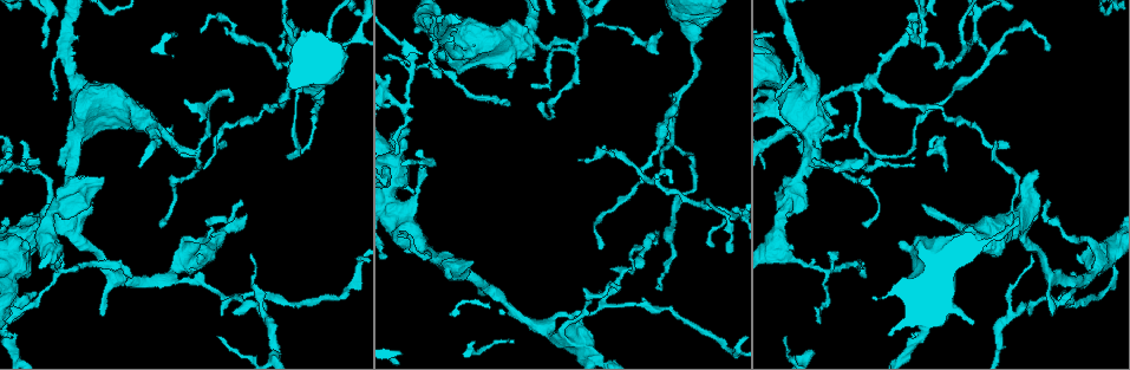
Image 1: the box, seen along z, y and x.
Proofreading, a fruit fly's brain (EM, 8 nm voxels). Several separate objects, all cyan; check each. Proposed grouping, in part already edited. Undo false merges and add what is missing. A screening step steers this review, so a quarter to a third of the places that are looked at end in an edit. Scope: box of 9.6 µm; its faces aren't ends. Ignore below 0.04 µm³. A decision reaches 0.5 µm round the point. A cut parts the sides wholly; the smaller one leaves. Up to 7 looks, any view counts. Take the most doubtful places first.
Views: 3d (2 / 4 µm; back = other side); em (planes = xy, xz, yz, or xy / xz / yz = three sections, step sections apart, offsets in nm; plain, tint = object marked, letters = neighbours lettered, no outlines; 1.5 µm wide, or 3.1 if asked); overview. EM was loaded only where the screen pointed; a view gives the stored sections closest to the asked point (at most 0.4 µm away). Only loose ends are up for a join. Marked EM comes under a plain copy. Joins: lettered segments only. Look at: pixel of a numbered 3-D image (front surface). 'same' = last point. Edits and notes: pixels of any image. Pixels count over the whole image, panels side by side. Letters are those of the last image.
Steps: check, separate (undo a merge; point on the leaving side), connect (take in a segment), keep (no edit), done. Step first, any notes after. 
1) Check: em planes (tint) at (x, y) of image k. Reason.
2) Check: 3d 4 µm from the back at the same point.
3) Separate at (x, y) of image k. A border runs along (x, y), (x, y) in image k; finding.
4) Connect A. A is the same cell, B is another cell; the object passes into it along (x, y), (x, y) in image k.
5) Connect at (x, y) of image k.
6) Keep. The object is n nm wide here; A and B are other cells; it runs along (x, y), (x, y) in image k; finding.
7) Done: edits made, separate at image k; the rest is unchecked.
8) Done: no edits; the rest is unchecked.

Check: 3d 4 µm at (600, 307) of image 1. Arms part here.

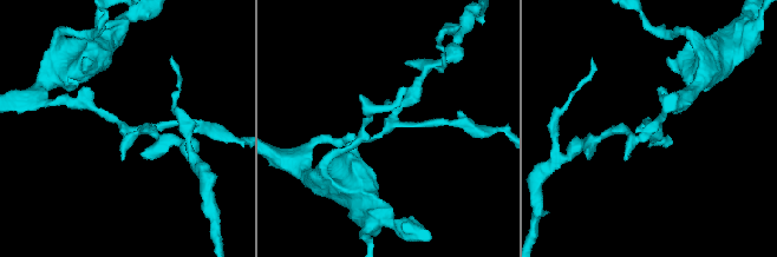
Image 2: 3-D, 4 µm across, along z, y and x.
Check: em xz step 8 (tint) at (391, 128) of image 2. 3 arms meet here; need the tissue.

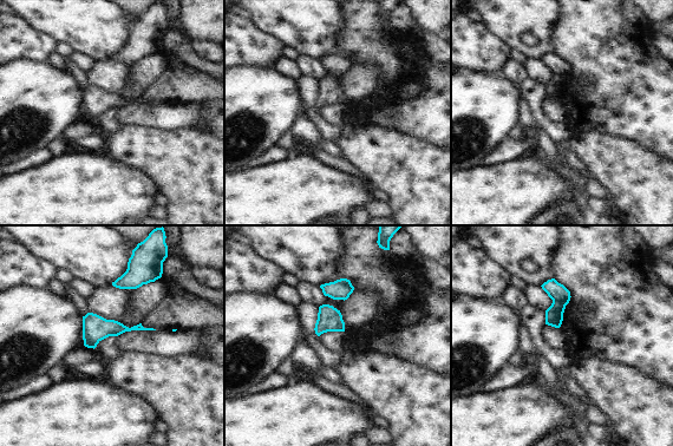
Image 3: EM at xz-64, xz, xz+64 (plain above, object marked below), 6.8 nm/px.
Check: em planes (letters) at the same point.

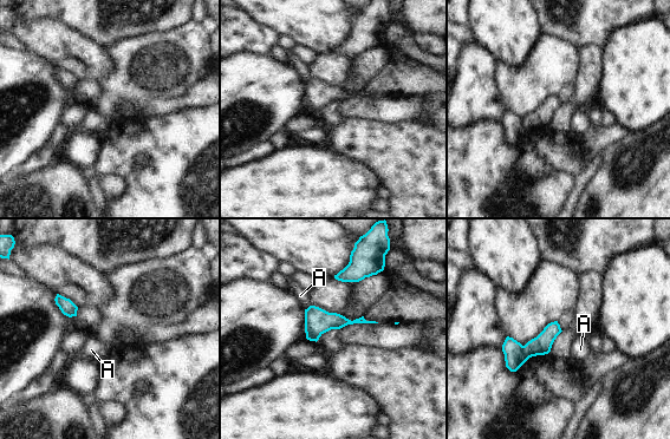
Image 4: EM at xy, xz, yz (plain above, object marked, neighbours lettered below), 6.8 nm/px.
Separate at (514, 356) of image 4. The object is 120 nm wide here; A is another cell; a border runs along (522, 346), (522, 352), (528, 358) in image 4; a second neuron is stuck on.

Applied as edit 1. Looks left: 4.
Check: overview.

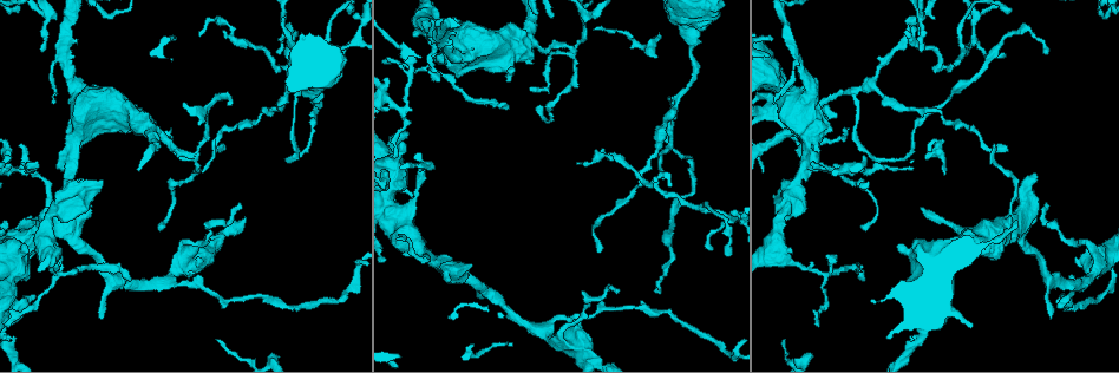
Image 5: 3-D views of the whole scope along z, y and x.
Check: em xz step 4 (letters) at (187, 157) of image 5. Sharp bend.

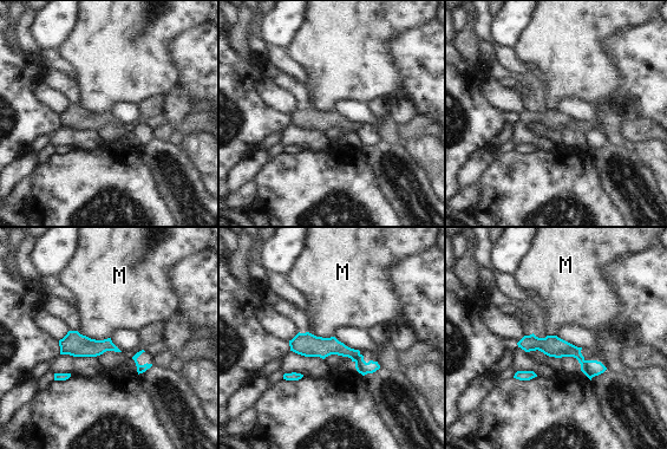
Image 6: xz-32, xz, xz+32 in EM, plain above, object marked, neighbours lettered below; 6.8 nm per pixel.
Separate at (361, 366) of image 6. The longest contact is with M, 240 nm; M is another cell; a border runs along (360, 355), (353, 360) in image 6; two neurons meet here.

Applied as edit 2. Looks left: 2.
Done: edits made, separate at image 4, separate at image 6; the rest is unchecked.

